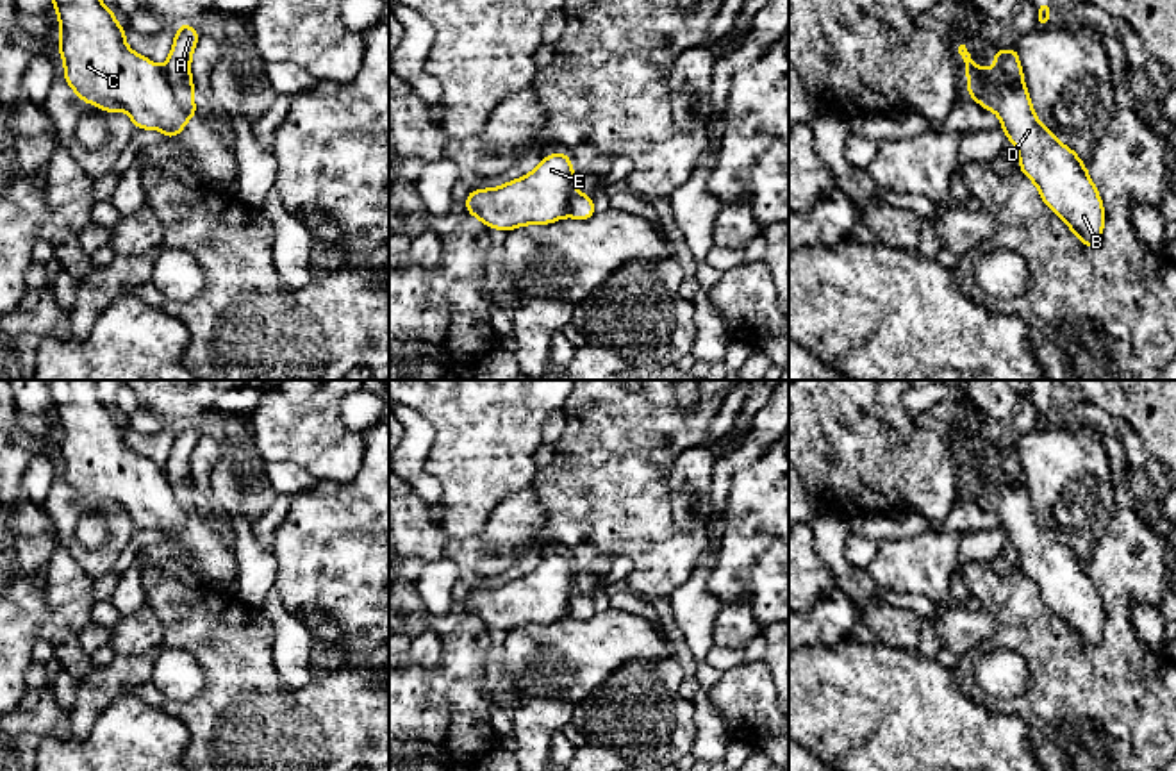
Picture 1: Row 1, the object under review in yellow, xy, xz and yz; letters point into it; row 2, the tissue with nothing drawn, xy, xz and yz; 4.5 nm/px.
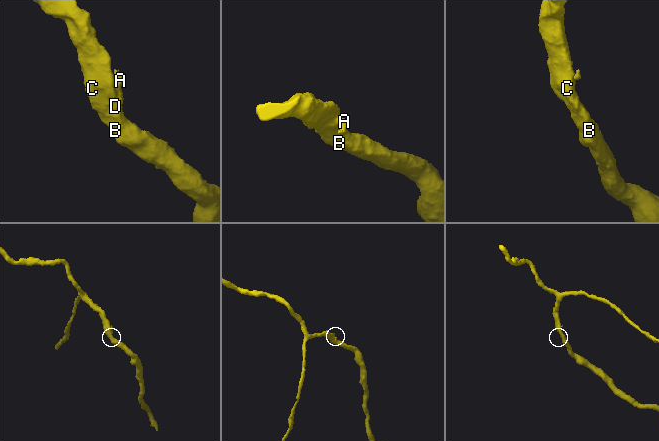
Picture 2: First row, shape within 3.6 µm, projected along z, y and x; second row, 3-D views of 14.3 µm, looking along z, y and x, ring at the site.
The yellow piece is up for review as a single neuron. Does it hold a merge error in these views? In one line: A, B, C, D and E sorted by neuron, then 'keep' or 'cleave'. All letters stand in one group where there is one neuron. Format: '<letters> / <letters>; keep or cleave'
A / B C D E; cleave

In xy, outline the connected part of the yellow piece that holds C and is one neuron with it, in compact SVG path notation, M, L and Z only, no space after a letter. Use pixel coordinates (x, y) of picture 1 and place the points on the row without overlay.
M46 380L55 407L61 437L57 448L64 460L64 480L80 502L112 514L121 509L139 530L159 528L166 539L177 537L187 523L164 468L136 453L125 443L125 432L112 409L98 398L98 380Z

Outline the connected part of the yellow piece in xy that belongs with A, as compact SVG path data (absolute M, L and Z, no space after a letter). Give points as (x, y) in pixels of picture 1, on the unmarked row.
M191 423L177 425L175 441L164 466L173 491L189 518L198 516L193 498L195 484L191 480L191 455L198 437L200 432Z

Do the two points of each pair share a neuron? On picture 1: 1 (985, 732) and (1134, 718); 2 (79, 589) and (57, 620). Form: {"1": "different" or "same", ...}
{"1": "different", "2": "same"}

